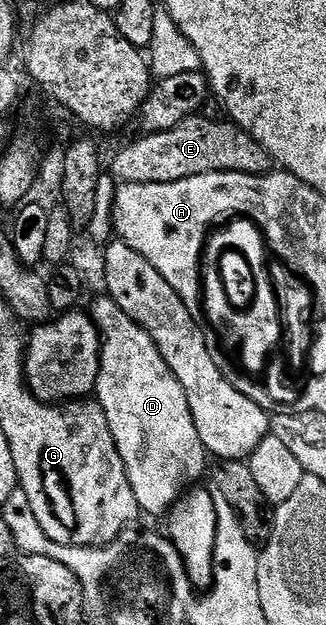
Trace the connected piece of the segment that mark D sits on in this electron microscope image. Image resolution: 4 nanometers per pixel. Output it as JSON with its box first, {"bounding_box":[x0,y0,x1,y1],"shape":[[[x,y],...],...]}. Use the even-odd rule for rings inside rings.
{"bounding_box":[89,296,209,516],"shape":[[[110,296],[102,297],[89,310],[102,334],[102,362],[93,394],[105,412],[105,420],[109,420],[109,432],[113,432],[117,452],[121,452],[121,460],[125,464],[129,484],[133,484],[133,496],[137,496],[140,511],[144,515],[163,516],[188,488],[200,481],[198,478],[202,474],[204,477],[209,466],[209,455],[201,444],[201,436],[197,436],[197,424],[193,424],[193,412],[189,412],[185,392],[151,337]]]}

